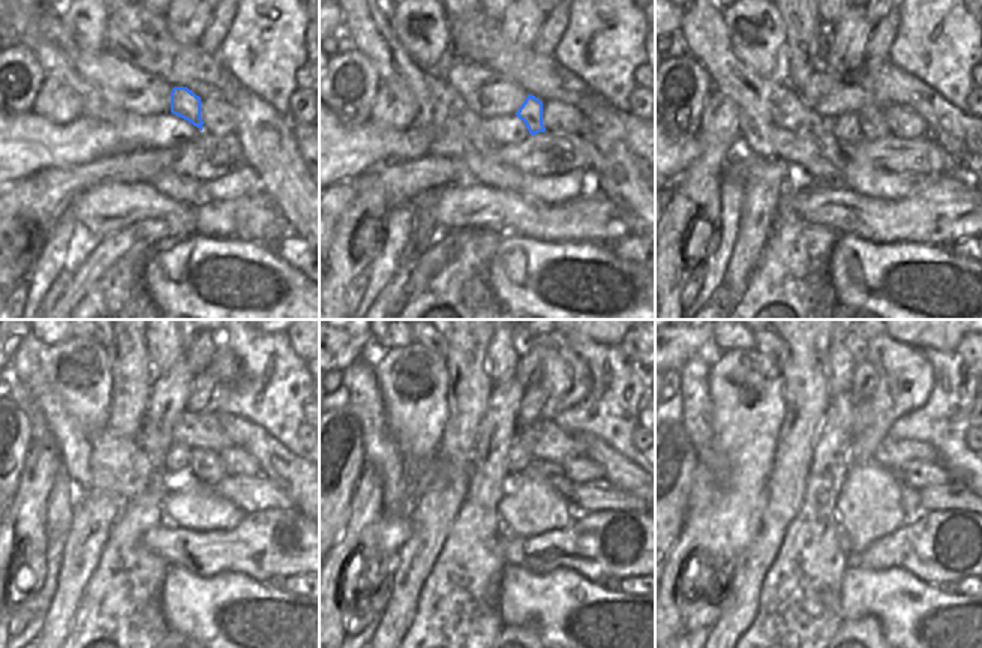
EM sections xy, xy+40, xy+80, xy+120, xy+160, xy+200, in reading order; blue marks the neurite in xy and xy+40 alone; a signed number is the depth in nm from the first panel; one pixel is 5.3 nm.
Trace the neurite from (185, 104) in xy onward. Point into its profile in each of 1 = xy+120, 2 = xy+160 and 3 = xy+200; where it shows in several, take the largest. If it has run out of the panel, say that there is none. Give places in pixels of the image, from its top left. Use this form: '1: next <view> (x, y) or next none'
1: next xy+120 (207, 467)
2: next xy+160 (552, 471)
3: next xy+200 (912, 506)

